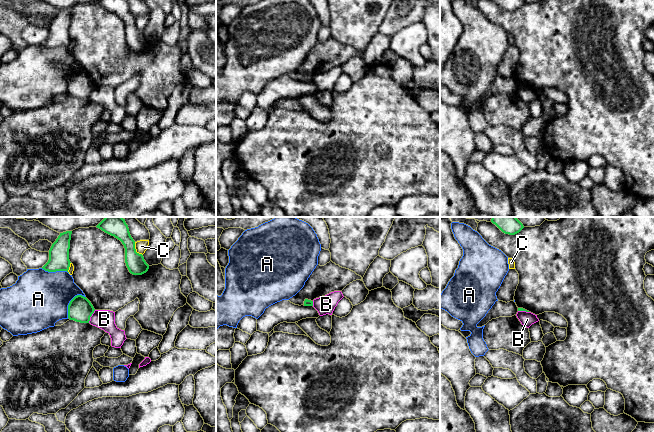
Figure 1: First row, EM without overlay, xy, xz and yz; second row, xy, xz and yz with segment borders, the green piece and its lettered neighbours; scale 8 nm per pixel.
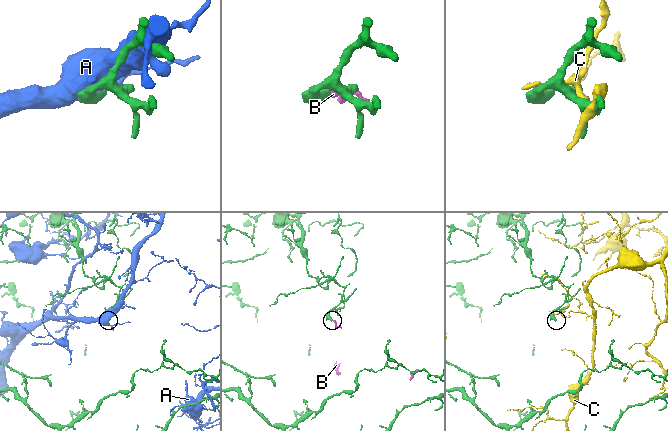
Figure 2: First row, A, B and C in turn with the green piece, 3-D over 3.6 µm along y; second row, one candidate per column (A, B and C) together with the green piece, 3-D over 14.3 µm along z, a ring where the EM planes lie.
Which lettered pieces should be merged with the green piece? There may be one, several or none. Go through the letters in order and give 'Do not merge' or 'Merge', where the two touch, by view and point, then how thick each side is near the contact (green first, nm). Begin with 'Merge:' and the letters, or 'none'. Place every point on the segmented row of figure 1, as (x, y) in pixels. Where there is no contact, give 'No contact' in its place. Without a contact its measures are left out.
Merge: none
A: Do not merge. Touches green at xy (70, 302). Thickness 200 nm (green) against 460 nm
B: Do not merge. Touches green at xy (91, 315). Thickness 200 nm (green) against 160 nm
C: Do not merge. Touches green at xy (135, 250). Thickness 160 nm (green) against 100 nm

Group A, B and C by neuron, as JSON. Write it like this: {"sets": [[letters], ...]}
{"sets": [["A"], ["B"], ["C"]]}

